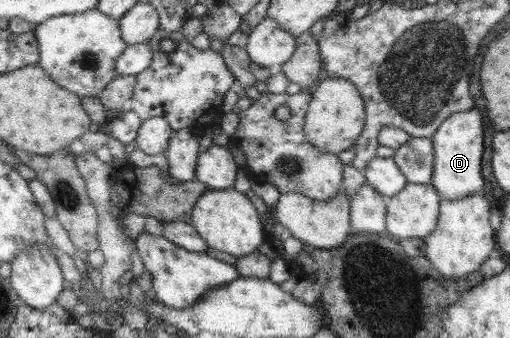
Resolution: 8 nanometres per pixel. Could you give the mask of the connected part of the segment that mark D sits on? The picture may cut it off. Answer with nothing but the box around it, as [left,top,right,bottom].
[430,109,484,199]

